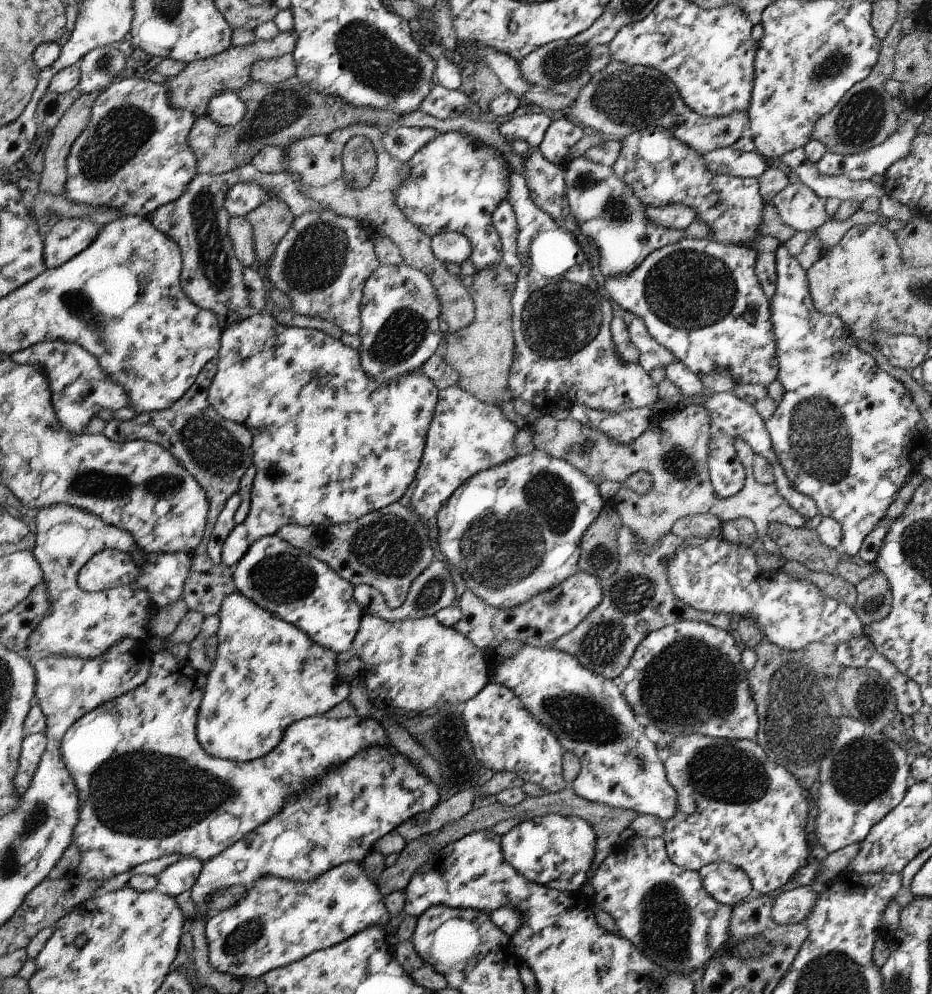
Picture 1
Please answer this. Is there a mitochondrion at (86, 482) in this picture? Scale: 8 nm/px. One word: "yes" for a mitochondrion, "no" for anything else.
yes

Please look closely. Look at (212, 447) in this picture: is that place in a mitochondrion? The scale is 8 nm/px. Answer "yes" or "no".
yes

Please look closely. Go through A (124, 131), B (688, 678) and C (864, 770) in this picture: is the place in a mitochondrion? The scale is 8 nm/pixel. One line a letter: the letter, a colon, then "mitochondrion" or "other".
A: mitochondrion
B: mitochondrion
C: mitochondrion

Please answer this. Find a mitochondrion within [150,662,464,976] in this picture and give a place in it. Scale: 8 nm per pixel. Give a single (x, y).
(249, 933)

